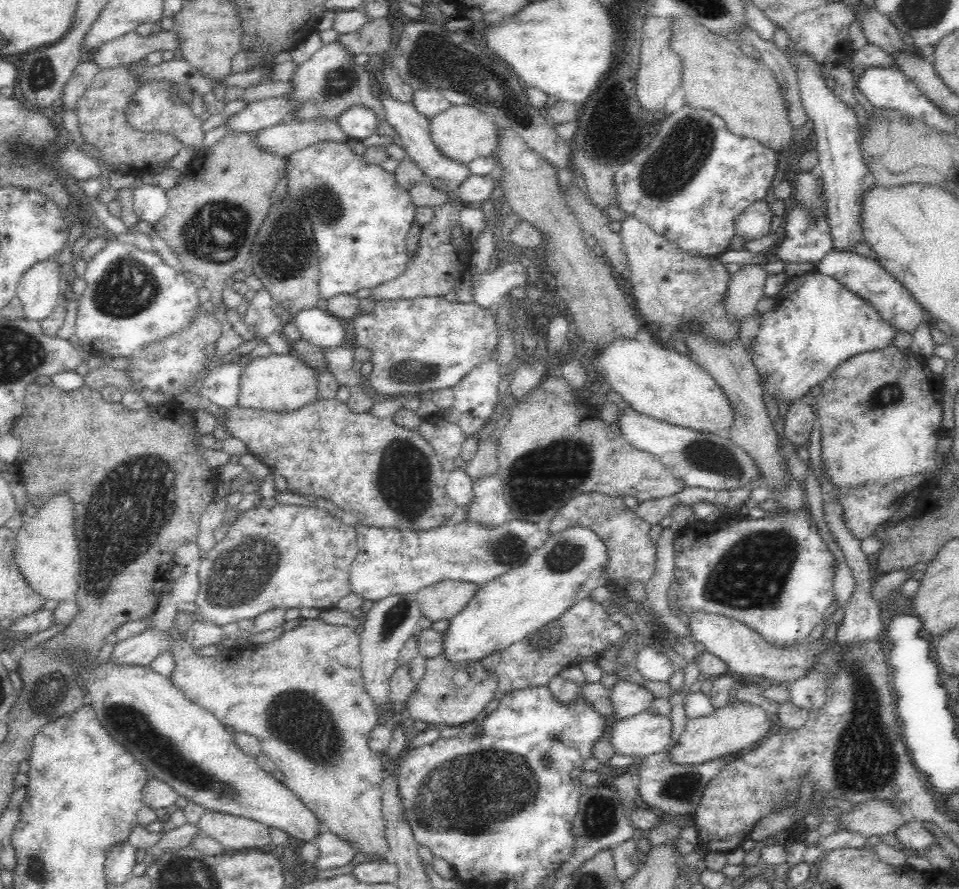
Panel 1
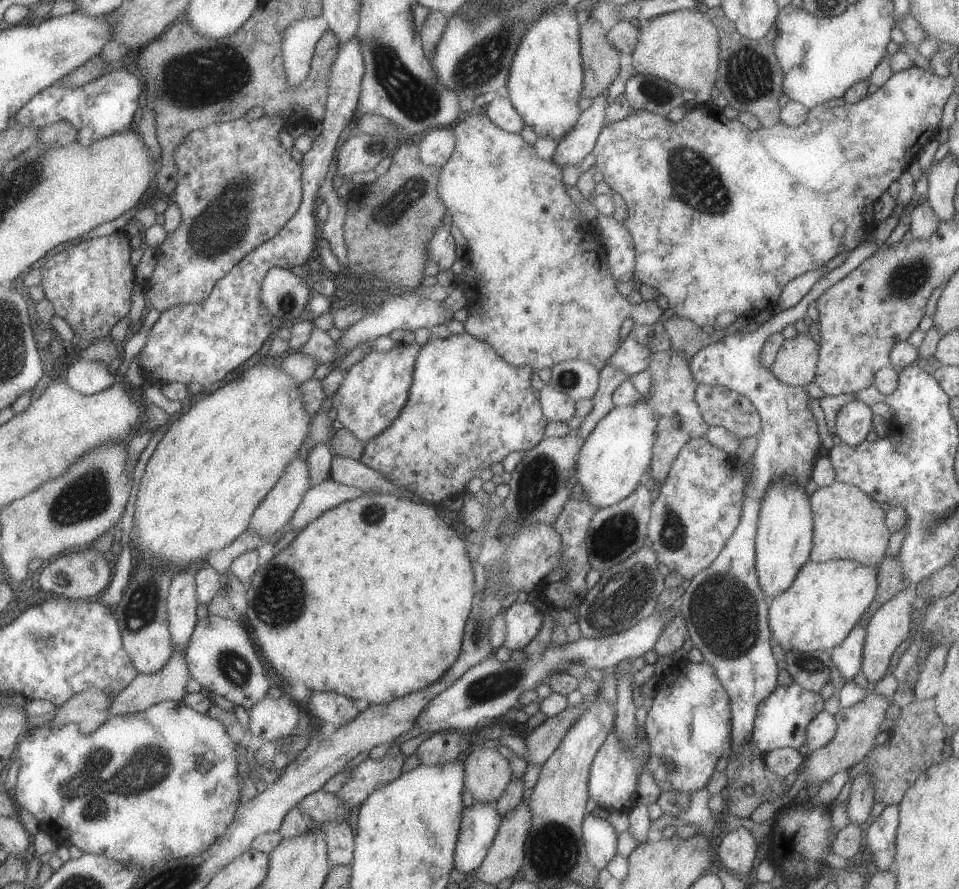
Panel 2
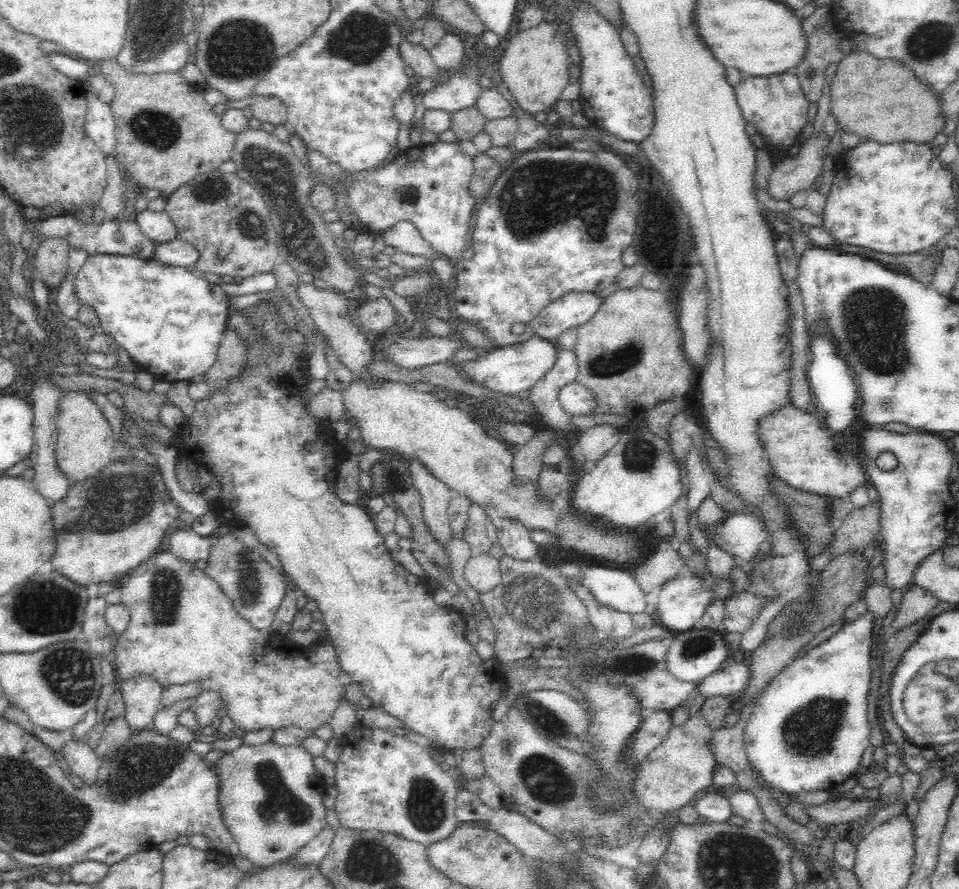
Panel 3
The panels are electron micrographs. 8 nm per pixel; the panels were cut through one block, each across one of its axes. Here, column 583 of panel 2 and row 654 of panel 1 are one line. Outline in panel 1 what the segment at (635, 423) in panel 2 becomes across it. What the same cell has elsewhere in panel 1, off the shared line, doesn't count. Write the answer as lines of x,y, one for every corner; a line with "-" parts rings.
573,525
572,528
550,533
517,568
509,569
502,576
481,585
468,604
449,620
448,627
443,630
441,653
448,657
450,663
455,664
479,662
494,652
501,653
514,642
524,640
531,632
555,621
576,602
587,598
596,587
606,584
606,566
606,545
590,528

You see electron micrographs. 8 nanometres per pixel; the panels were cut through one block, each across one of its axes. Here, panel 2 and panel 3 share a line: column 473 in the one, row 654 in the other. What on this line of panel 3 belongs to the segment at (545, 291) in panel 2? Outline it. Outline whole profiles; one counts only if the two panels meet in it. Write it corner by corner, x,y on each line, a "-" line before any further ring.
166,546
136,568
128,570
117,580
116,586
120,588
121,603
131,616
128,628
113,638
115,645
111,660
117,680
124,681
132,676
147,674
153,676
163,688
197,682
203,690
216,690
216,693
222,695
222,709
234,723
234,728
245,732
264,728
276,730
291,725
306,732
314,732
321,725
330,723
346,692
348,681
339,668
330,641
303,646
291,639
290,644
288,638
288,642
282,640
285,652
280,652
277,647
270,647
268,642
278,638
276,634
272,634
272,630
261,631
252,627
236,612
233,602
224,594
216,580
205,574
204,569
196,568
194,561
174,556

